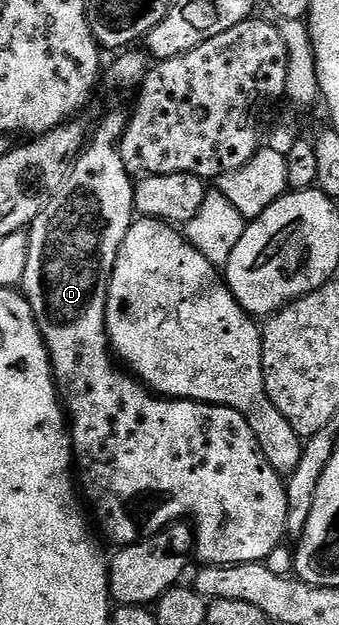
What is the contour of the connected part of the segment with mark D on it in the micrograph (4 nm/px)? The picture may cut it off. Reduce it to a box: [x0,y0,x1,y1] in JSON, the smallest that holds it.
[19,106,287,566]

